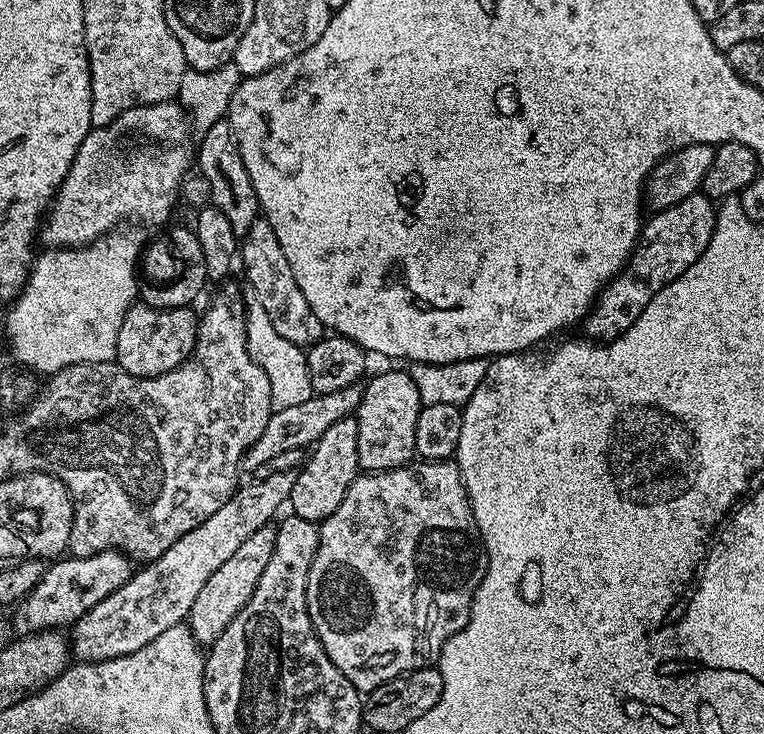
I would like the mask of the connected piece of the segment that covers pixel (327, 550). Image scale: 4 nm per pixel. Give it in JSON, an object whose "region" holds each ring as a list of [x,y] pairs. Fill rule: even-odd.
{"region":[[[452,460],[409,462],[402,468],[389,468],[387,472],[357,475],[346,490],[346,498],[342,498],[338,510],[334,510],[334,514],[326,517],[319,525],[319,529],[320,541],[316,547],[314,562],[310,566],[306,602],[312,619],[312,629],[316,631],[321,646],[326,650],[329,662],[338,666],[340,673],[361,694],[370,693],[378,686],[404,676],[408,672],[417,672],[420,668],[435,665],[439,661],[440,651],[445,642],[466,626],[472,613],[472,599],[476,593],[476,587],[482,582],[488,565],[488,552],[484,548],[478,526],[474,522],[474,514],[458,465]]]}

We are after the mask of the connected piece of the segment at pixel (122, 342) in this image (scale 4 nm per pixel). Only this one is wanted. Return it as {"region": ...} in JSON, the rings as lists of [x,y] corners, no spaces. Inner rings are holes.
{"region":[[[147,302],[137,303],[136,305],[133,303],[122,318],[122,326],[118,330],[115,363],[132,376],[155,378],[180,367],[192,355],[192,351],[196,349],[198,316],[197,313],[192,313],[191,307],[153,307],[152,304]]]}

